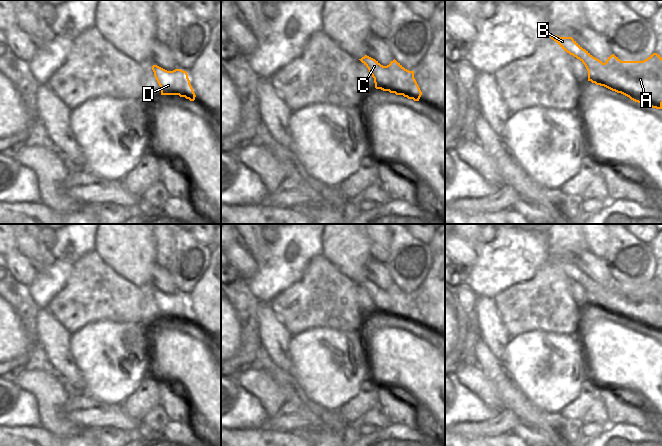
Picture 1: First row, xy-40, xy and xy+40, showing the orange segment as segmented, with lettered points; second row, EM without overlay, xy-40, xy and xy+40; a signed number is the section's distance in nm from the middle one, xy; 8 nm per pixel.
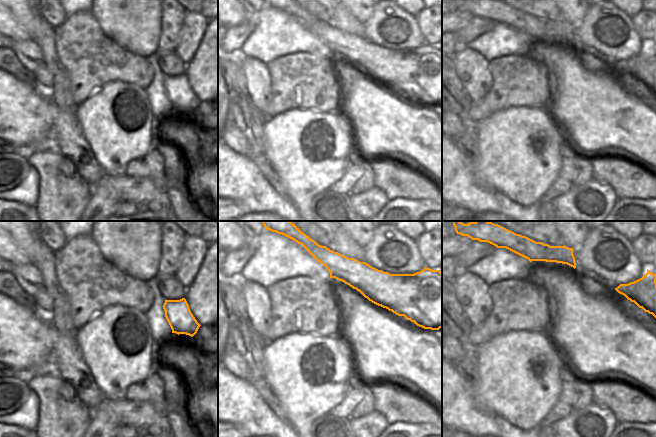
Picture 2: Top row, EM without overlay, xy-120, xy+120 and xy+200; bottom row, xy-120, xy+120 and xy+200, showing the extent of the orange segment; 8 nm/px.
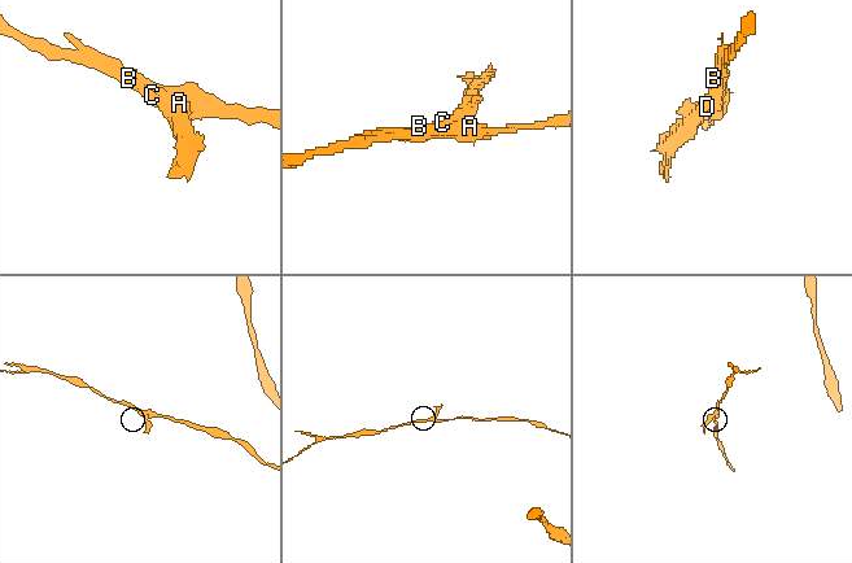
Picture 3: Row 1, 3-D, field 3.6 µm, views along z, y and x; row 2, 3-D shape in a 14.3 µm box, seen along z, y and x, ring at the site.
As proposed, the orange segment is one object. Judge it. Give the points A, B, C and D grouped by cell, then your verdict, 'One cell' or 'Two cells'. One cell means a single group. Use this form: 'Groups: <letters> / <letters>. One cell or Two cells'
Groups: A / B C D. Two cells

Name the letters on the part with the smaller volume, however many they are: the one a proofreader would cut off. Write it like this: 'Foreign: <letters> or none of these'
Foreign: B, C, D

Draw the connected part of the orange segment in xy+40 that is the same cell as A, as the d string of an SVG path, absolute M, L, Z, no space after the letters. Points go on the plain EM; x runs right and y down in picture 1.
M653 277L643 285L621 285L612 278L604 287L604 296L594 306L648 331L662 333L662 281Z

